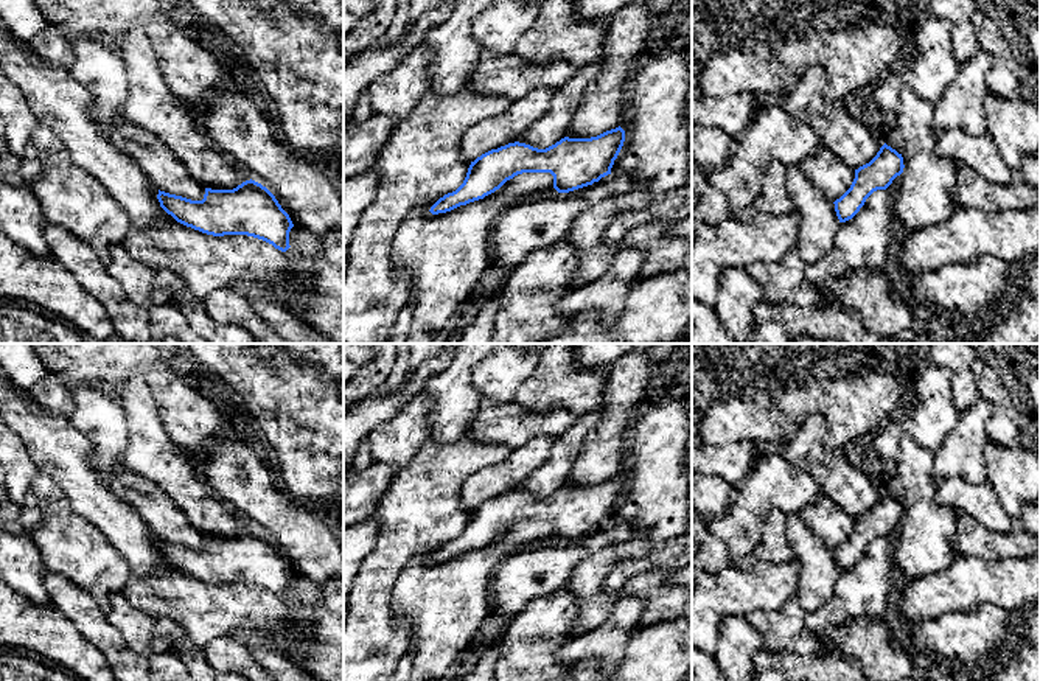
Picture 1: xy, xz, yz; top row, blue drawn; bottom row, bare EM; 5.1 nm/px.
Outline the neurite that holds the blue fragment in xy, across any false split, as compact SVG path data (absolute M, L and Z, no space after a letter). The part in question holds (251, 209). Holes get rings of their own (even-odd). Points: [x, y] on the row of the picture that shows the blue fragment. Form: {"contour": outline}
{"contour": "M246 180L233 190L205 188L202 201L159 190L160 207L177 222L213 236L247 235L286 252L294 227L275 196L261 183Z"}

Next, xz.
{"contour": "M619 126L591 138L564 137L546 149L508 143L471 162L463 183L440 197L429 211L446 213L483 199L522 173L550 173L558 193L592 185L611 174L623 141L625 131Z"}

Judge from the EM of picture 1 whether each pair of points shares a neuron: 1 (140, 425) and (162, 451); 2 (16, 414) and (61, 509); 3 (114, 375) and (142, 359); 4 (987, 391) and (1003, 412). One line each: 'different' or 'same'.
1: same
2: different
3: same
4: same

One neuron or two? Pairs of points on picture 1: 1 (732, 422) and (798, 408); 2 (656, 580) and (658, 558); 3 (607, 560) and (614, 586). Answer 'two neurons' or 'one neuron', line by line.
1: one neuron
2: two neurons
3: two neurons

